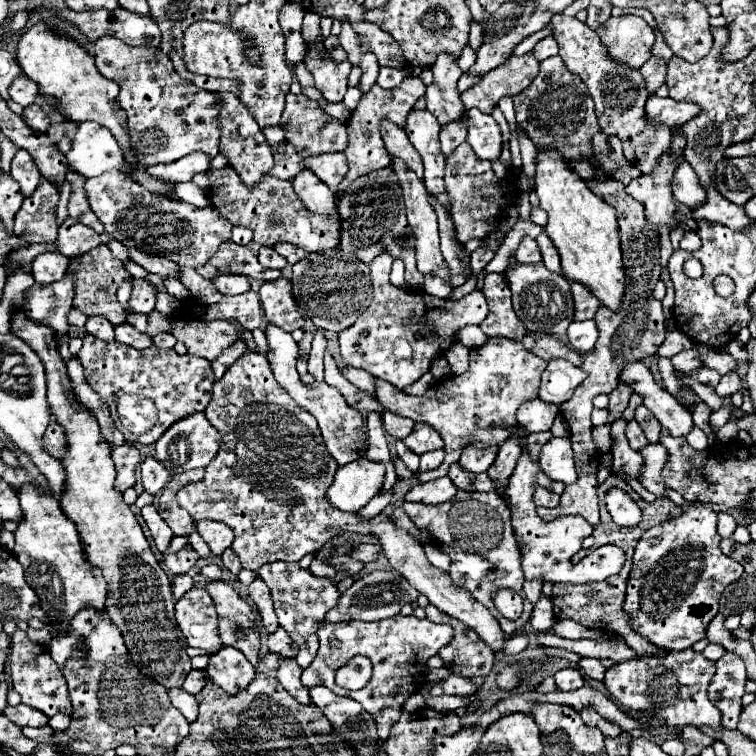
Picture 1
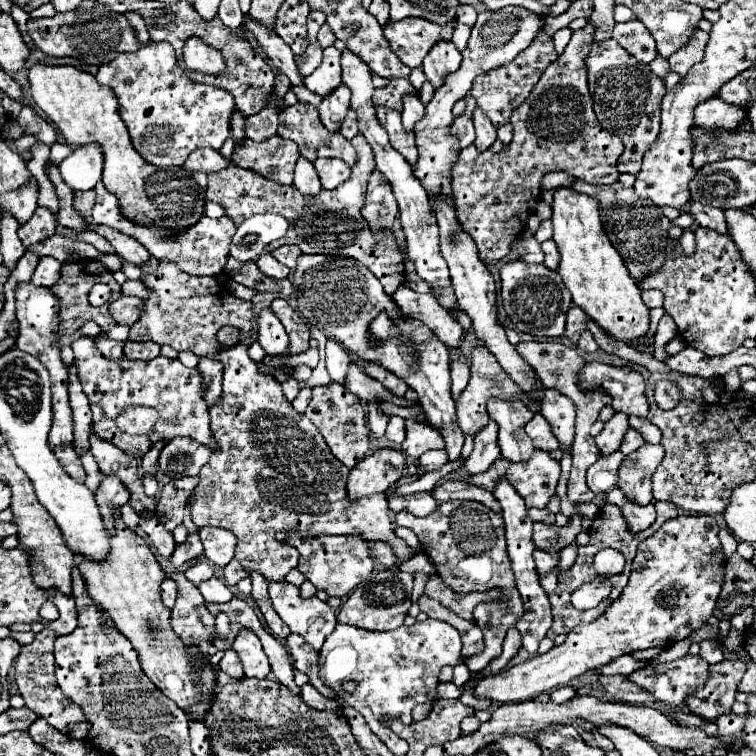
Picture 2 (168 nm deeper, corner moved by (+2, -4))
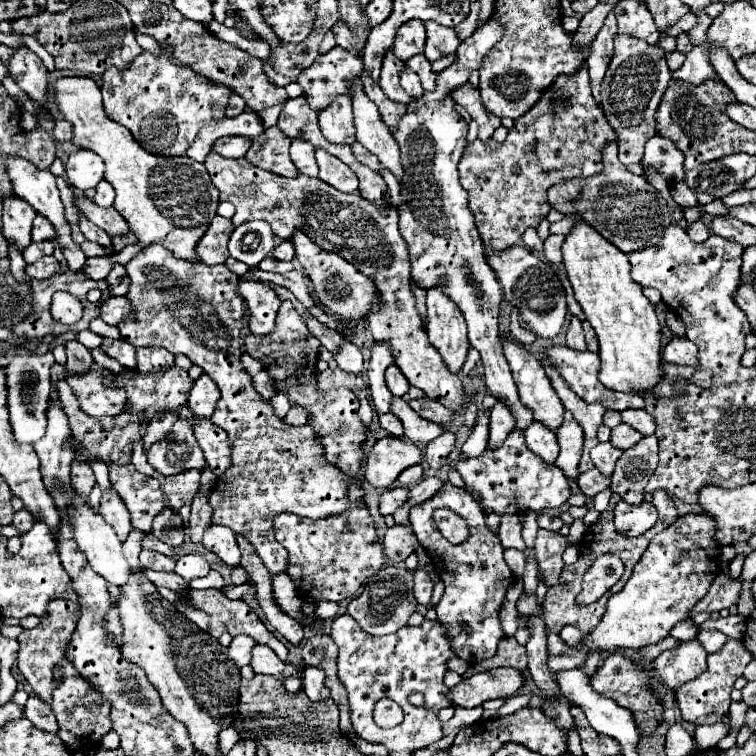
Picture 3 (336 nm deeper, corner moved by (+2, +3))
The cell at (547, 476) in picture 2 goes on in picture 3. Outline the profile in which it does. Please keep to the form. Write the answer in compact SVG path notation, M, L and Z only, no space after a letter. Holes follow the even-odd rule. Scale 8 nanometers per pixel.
M517 428L509 432L509 438L499 448L487 448L477 458L463 458L455 468L465 482L465 490L481 498L479 504L485 514L539 512L543 508L557 508L571 496L569 482L561 470L557 470L557 466L545 466L545 462L525 446L525 436Z

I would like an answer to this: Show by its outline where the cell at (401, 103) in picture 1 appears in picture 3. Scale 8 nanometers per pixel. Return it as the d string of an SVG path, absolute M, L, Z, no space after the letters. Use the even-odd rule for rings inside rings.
M209 152L203 164L209 170L213 184L221 192L221 200L235 206L237 212L231 220L235 226L251 220L265 220L273 234L281 240L289 240L297 228L305 230L305 234L309 234L309 238L313 238L313 242L317 242L323 250L339 254L347 262L355 264L361 274L369 276L379 294L379 304L367 316L373 338L377 342L387 340L391 344L395 364L401 368L411 386L421 388L429 398L441 402L453 412L463 410L467 396L461 378L445 370L441 356L437 350L433 350L433 346L429 346L423 322L415 310L409 278L409 254L397 228L395 210L385 214L385 210L377 210L357 192L343 194L319 178L309 178L303 174L287 180L277 174L269 174L243 158L223 158L217 152Z

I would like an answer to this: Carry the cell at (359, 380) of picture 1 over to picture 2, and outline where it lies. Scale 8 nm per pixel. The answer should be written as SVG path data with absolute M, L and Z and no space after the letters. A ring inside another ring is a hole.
M327 341L327 371L329 371L329 377L343 385L349 365L351 365L351 357L345 351L345 347L337 345L337 341Z

